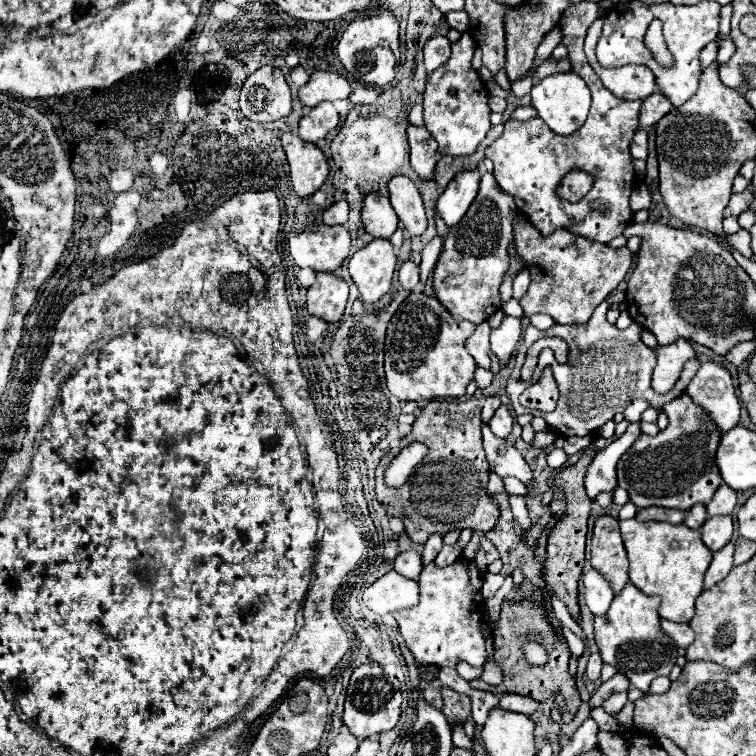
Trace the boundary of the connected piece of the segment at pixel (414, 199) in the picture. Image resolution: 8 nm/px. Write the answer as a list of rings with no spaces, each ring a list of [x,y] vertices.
[[[395,176],[389,182],[389,198],[395,214],[409,232],[409,236],[421,236],[427,228],[427,216],[421,194],[407,176]]]

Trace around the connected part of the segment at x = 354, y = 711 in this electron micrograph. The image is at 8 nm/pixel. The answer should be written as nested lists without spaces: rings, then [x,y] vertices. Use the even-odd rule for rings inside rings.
[[[375,662],[363,664],[353,670],[345,698],[345,714],[343,714],[343,722],[353,736],[369,738],[371,734],[395,728],[399,722],[399,708],[401,708],[401,686],[397,678],[387,676],[383,668]]]

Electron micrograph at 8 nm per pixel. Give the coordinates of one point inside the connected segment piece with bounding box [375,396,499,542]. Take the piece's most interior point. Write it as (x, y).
(458, 471)

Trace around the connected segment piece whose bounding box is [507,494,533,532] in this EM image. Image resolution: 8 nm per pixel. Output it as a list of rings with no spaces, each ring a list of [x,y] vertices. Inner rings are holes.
[[[507,494],[507,500],[509,500],[509,504],[511,504],[511,510],[513,510],[513,516],[515,516],[515,520],[519,522],[519,526],[527,532],[529,528],[531,528],[531,518],[529,518],[529,514],[527,514],[527,506],[525,506],[525,500],[521,498],[521,496],[515,496],[515,494]]]

